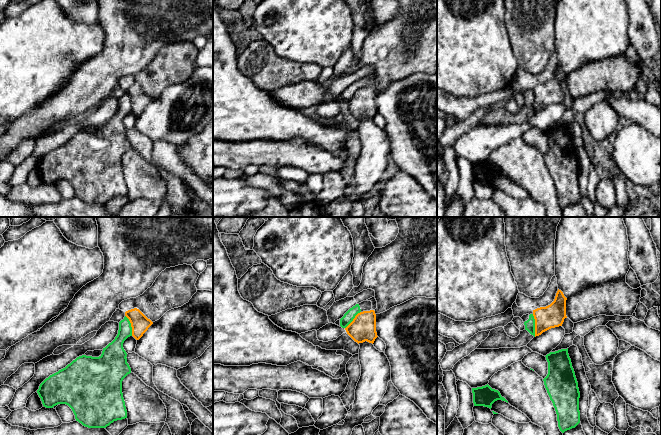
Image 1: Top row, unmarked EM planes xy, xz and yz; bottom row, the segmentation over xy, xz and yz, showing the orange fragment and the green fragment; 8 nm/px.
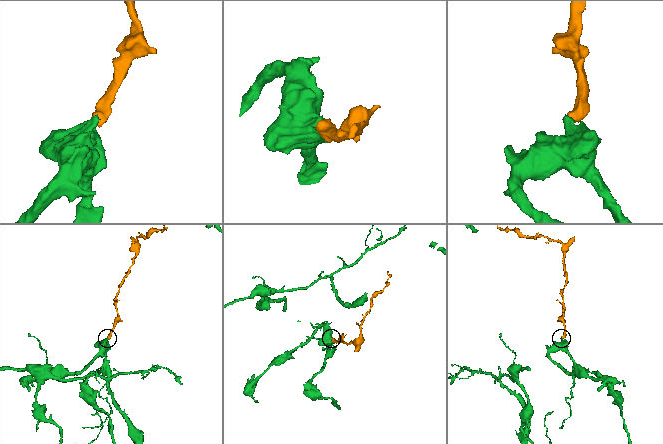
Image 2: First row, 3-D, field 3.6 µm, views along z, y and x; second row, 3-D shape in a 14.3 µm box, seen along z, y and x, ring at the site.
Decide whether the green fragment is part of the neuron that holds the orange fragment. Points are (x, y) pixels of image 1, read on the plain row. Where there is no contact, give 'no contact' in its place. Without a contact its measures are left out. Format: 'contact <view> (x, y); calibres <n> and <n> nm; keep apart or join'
contact yz (535, 101); calibres 190 and 80 nm; keep apart

